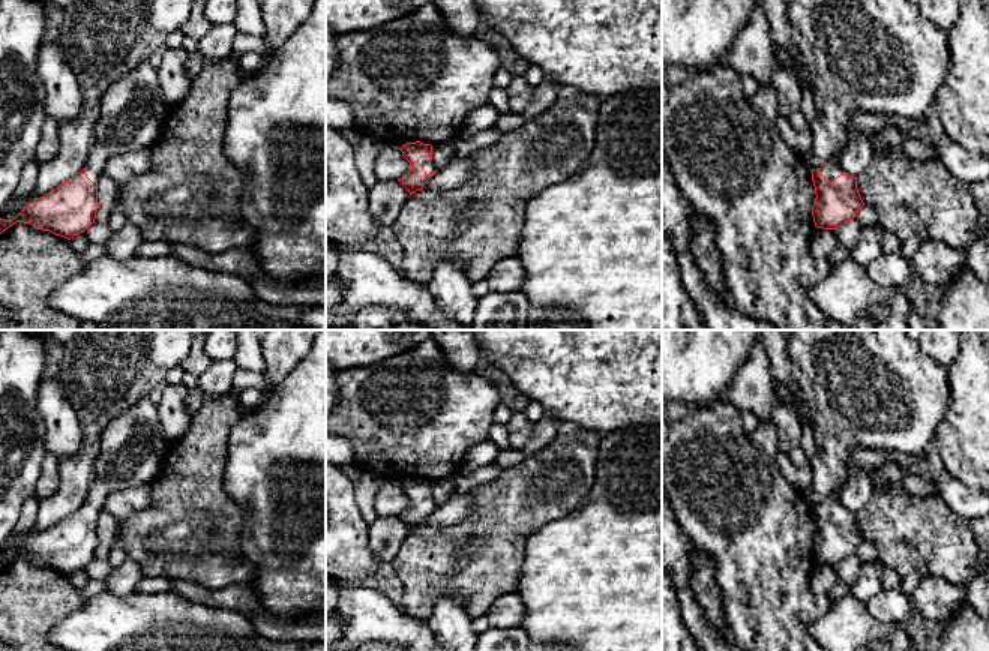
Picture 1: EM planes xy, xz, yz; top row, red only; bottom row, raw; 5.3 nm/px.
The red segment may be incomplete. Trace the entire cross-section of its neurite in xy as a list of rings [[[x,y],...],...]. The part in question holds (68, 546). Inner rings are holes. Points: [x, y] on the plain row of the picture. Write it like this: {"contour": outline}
{"contour": [[[149,396],[116,416],[101,435],[95,480],[86,502],[59,524],[36,534],[12,556],[0,555],[0,570],[17,558],[71,576],[96,555],[98,514],[105,500],[123,488],[149,484],[158,474],[170,441],[161,434],[158,406]]]}

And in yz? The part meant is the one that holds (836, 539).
{"contour": [[[840,494],[810,508],[816,531],[812,542],[815,562],[836,566],[854,555],[864,538],[857,525],[857,513],[840,504]]]}

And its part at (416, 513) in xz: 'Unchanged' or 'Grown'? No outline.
Grown

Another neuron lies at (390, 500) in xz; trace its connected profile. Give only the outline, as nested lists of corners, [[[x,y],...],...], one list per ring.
[[[387,482],[375,495],[377,516],[398,516],[410,507],[410,498],[399,482]]]

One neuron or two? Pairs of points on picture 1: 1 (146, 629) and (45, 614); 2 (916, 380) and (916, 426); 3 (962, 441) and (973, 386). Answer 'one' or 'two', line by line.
1: two
2: one
3: one

